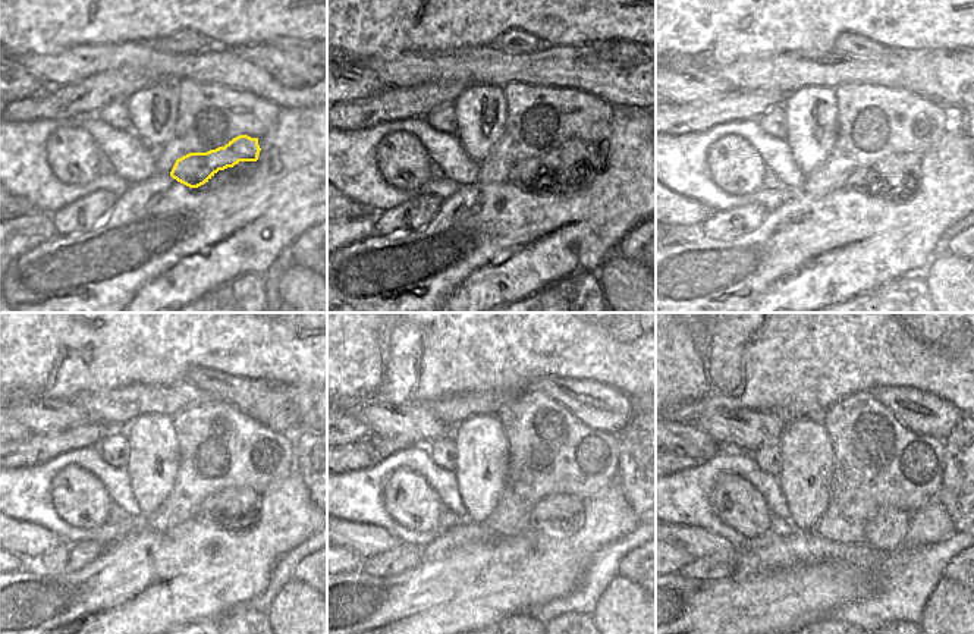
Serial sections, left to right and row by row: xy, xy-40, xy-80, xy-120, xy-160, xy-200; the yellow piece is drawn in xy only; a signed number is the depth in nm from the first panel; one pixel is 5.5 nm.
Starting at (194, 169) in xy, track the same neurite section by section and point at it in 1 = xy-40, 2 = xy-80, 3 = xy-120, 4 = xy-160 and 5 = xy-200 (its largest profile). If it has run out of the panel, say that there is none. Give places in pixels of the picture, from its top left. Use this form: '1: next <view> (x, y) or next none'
1: next xy-40 (524, 173)
2: next xy-80 (885, 175)
3: next xy-120 (235, 504)
4: next xy-160 (558, 507)
5: next xy-200 (886, 530)

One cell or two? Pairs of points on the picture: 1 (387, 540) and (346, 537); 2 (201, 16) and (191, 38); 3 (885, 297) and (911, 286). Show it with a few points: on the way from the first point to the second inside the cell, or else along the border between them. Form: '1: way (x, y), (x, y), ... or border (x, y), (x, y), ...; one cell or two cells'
1: way (377, 540), (357, 537); one cell
2: border (160, 37), (191, 30), (211, 46); two cells
3: way (891, 297), (899, 297), (905, 291); one cell

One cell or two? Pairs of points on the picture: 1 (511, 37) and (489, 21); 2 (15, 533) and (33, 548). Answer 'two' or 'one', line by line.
1: two
2: one

